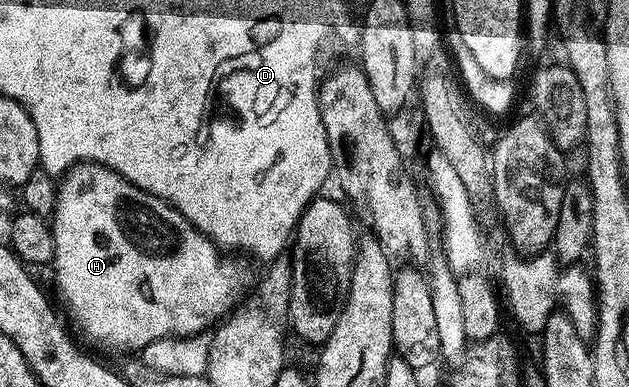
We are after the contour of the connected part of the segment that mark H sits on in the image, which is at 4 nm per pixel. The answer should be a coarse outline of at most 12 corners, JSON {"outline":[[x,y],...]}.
{"outline":[[84,161],[53,279],[87,338],[197,337],[248,269],[170,203]]}

